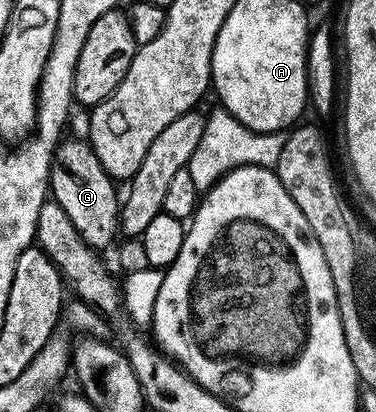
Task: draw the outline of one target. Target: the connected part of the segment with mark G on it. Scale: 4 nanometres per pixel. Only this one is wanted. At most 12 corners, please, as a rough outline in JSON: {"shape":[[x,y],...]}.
{"shape":[[85,139],[50,161],[49,195],[80,238],[119,239],[120,194]]}

